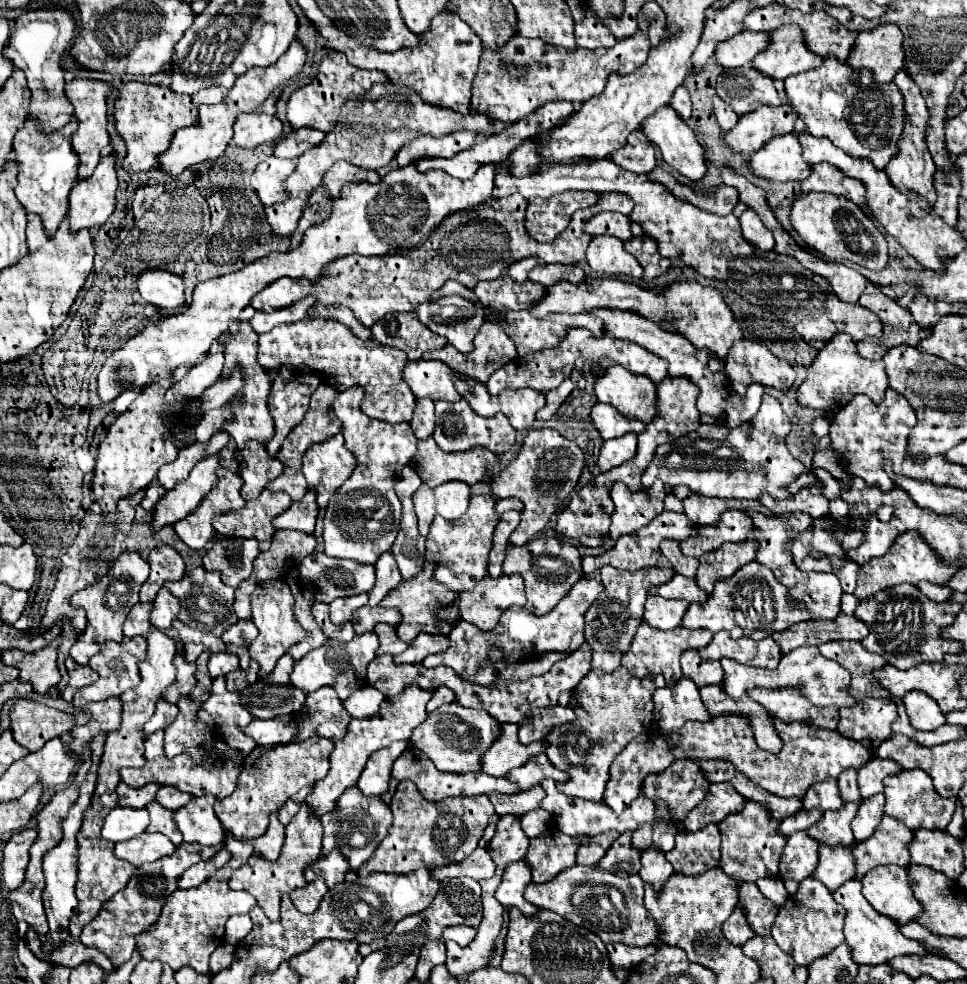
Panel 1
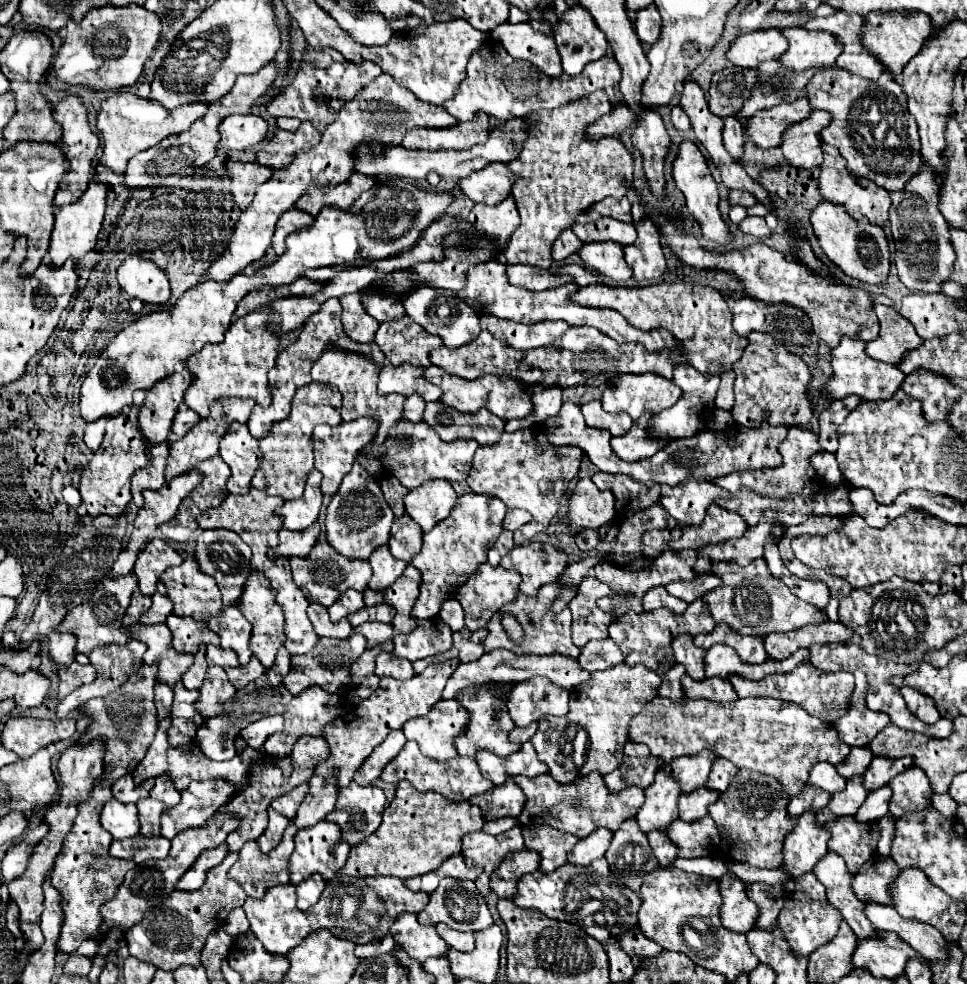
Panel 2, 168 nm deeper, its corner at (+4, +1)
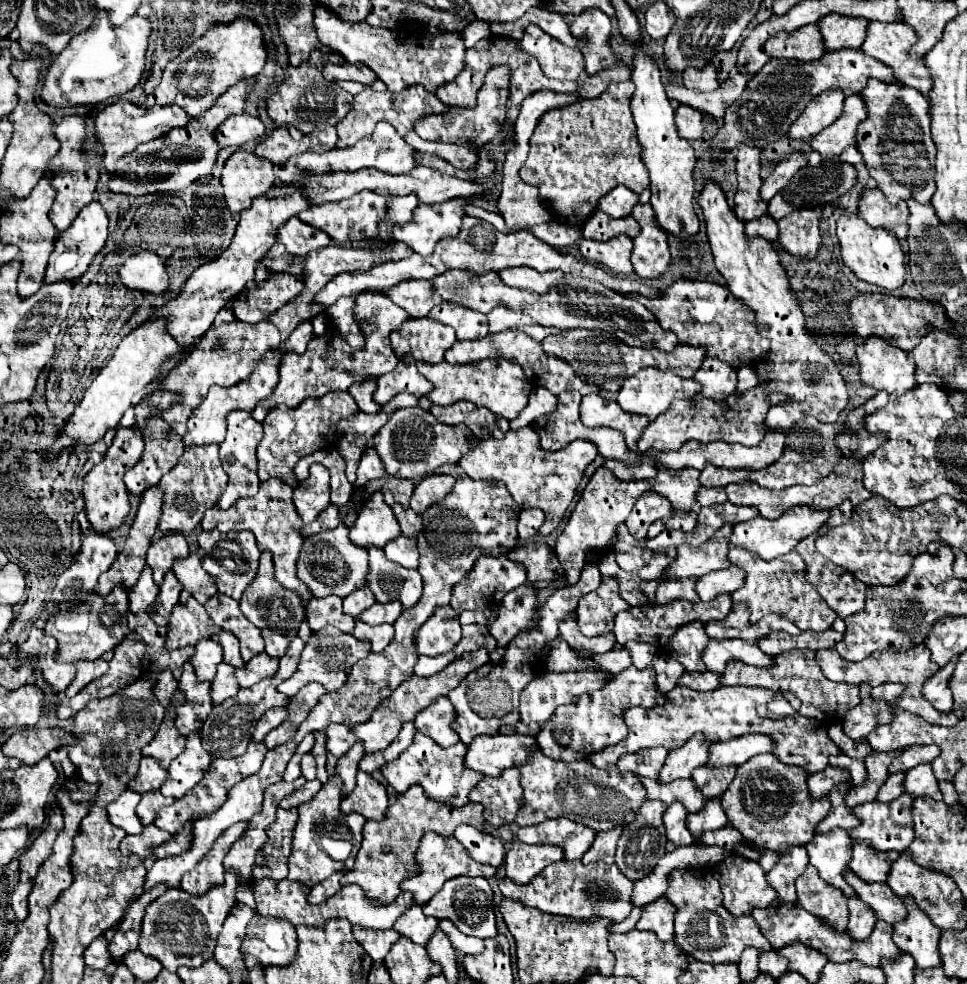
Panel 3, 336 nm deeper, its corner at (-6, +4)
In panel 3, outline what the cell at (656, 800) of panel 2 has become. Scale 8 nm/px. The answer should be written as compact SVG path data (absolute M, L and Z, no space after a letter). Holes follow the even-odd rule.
M691 737L691 741L683 745L683 749L673 749L667 755L667 761L661 769L659 783L669 783L675 779L689 779L693 769L705 765L709 745L711 745L709 741L699 741L699 737Z

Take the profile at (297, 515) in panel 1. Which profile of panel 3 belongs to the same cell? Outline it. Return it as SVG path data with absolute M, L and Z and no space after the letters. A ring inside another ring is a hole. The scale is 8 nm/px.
M319 463L311 465L309 479L301 481L299 489L295 489L293 493L295 509L305 525L313 523L319 517L319 513L331 505L329 493L329 469Z

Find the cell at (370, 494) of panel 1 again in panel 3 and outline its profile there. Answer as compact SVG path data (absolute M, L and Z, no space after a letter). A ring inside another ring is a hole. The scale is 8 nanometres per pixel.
M377 491L357 513L355 523L349 527L349 539L359 547L379 547L387 545L401 535L399 523L393 509L383 501L383 493Z

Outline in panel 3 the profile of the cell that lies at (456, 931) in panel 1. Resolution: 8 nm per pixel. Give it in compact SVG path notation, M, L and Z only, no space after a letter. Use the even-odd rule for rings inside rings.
M443 919L443 921L439 923L439 927L441 927L443 933L451 939L451 943L453 943L453 947L455 947L457 951L461 951L461 953L465 953L465 955L467 955L467 953L471 953L471 955L479 955L479 953L483 953L483 949L485 949L483 939L463 935L463 933L453 925L453 921Z

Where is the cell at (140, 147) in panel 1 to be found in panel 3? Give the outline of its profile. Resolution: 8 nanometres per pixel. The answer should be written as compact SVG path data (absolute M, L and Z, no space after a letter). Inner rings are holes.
M119 99L105 109L97 113L97 137L105 145L105 169L109 173L115 173L115 165L119 159L129 155L137 145L147 143L151 139L157 139L165 133L169 133L175 127L185 127L191 123L191 115L185 113L179 105L165 105L165 107L139 107L135 103L129 103L125 99Z

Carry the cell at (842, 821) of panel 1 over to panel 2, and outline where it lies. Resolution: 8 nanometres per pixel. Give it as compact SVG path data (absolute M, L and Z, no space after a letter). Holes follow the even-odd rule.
M853 776L847 780L847 788L843 792L833 794L831 802L817 814L817 824L829 824L831 820L841 818L843 814L855 814L857 808L865 802L869 790L861 784L861 776ZM829 812L829 814L823 814Z

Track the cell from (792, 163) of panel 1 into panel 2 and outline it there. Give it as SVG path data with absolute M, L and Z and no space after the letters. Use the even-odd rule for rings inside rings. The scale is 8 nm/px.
M815 110L807 120L791 126L785 132L783 144L779 148L795 168L809 170L823 164L821 128L827 128L829 120L833 120L829 112Z

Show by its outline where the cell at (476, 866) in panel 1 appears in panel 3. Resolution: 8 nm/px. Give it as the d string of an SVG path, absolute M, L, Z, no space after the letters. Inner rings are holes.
M427 833L419 845L419 865L421 865L421 873L417 877L411 877L407 881L403 881L401 885L401 891L409 891L409 893L415 893L415 901L419 905L427 903L441 887L447 879L453 879L453 877L459 877L459 875L469 875L469 877L477 877L481 875L486 879L493 877L496 874L497 869L488 864L481 864L480 868L477 867L475 861L469 859L469 855L461 849L461 843L455 841L455 837L439 837L437 833Z

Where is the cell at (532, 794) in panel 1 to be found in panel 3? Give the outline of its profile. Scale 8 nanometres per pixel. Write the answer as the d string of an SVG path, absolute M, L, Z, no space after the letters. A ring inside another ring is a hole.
M505 769L495 779L485 777L483 781L479 781L479 785L475 785L469 799L485 807L487 823L495 827L513 823L519 811L519 801L523 799L523 789L519 785L519 769Z

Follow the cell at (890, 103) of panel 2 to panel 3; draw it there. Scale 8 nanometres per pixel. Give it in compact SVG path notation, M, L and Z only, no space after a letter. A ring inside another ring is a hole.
M869 79L859 97L867 107L867 119L857 127L857 149L877 189L881 189L891 203L915 197L919 203L929 205L935 193L935 143L929 133L931 119L927 97L915 89L879 79Z

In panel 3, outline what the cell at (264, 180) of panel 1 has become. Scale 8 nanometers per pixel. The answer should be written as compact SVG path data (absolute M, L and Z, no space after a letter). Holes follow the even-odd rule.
M235 151L221 173L223 197L233 211L247 209L255 197L265 195L277 183L271 161L249 151Z

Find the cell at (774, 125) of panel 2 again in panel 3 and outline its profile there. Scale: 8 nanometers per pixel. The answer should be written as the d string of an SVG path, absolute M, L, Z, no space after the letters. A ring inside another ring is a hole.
M829 89L827 93L817 95L815 101L811 101L805 107L805 111L793 121L793 125L787 133L789 139L809 141L809 137L813 137L815 133L829 127L843 111L843 99L845 99L845 95L839 89Z

